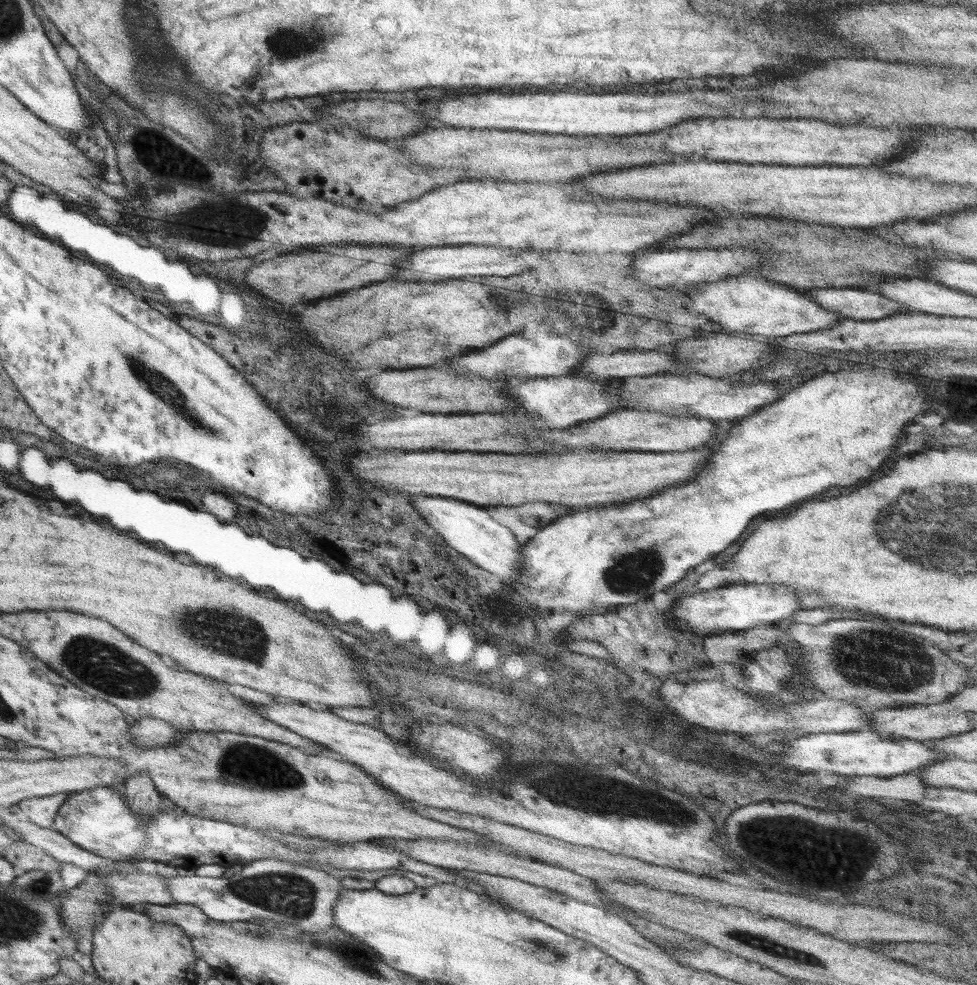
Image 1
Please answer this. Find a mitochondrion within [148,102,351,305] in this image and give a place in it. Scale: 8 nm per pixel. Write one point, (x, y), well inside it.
(167, 155)

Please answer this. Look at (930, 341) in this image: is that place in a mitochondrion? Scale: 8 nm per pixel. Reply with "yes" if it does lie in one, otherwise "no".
no

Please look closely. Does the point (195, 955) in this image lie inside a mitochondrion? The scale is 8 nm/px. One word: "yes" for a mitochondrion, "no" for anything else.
no

